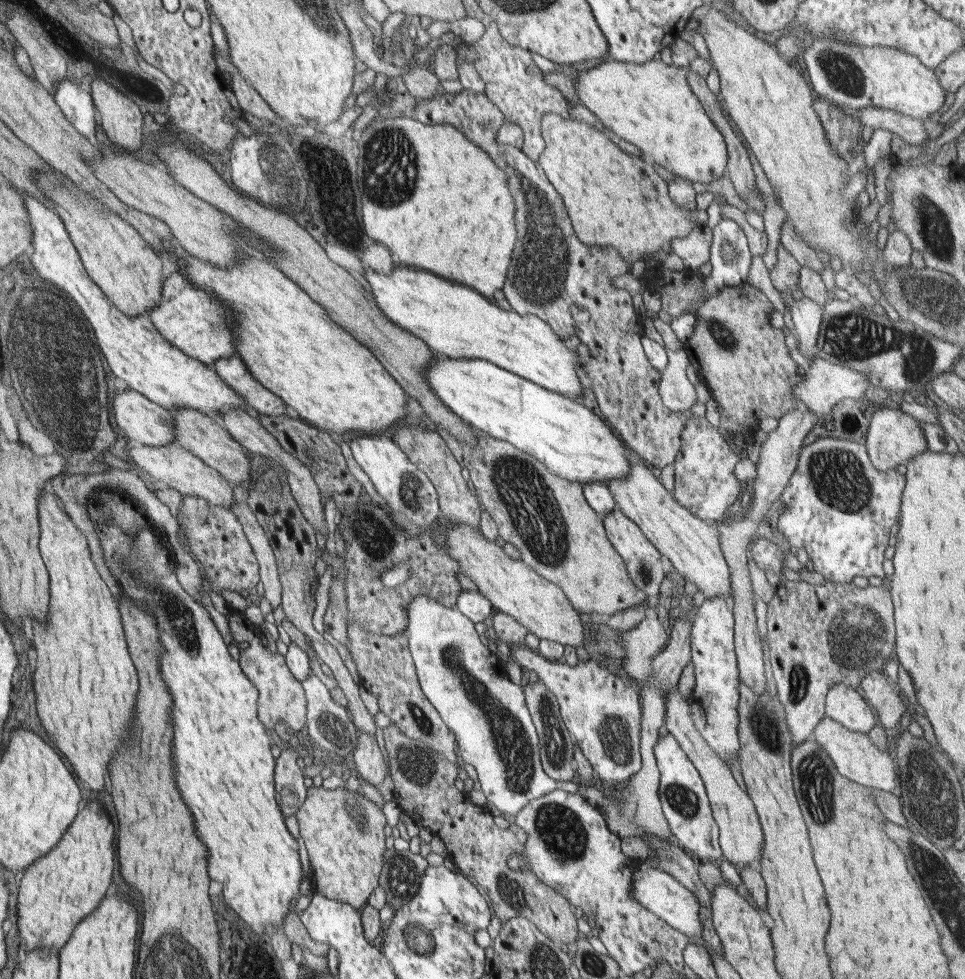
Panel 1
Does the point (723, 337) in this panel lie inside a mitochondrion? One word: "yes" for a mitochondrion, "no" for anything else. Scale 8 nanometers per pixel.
yes

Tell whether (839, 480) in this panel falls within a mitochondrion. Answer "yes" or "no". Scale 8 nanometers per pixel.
yes

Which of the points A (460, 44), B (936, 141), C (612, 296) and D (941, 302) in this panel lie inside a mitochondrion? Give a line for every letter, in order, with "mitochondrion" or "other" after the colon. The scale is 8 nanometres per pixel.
A: other
B: other
C: other
D: mitochondrion

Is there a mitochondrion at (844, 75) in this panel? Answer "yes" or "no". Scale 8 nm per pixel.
yes

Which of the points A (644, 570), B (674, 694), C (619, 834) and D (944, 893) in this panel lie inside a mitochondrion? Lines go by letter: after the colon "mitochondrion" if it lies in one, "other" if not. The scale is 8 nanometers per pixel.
A: mitochondrion
B: other
C: other
D: mitochondrion

